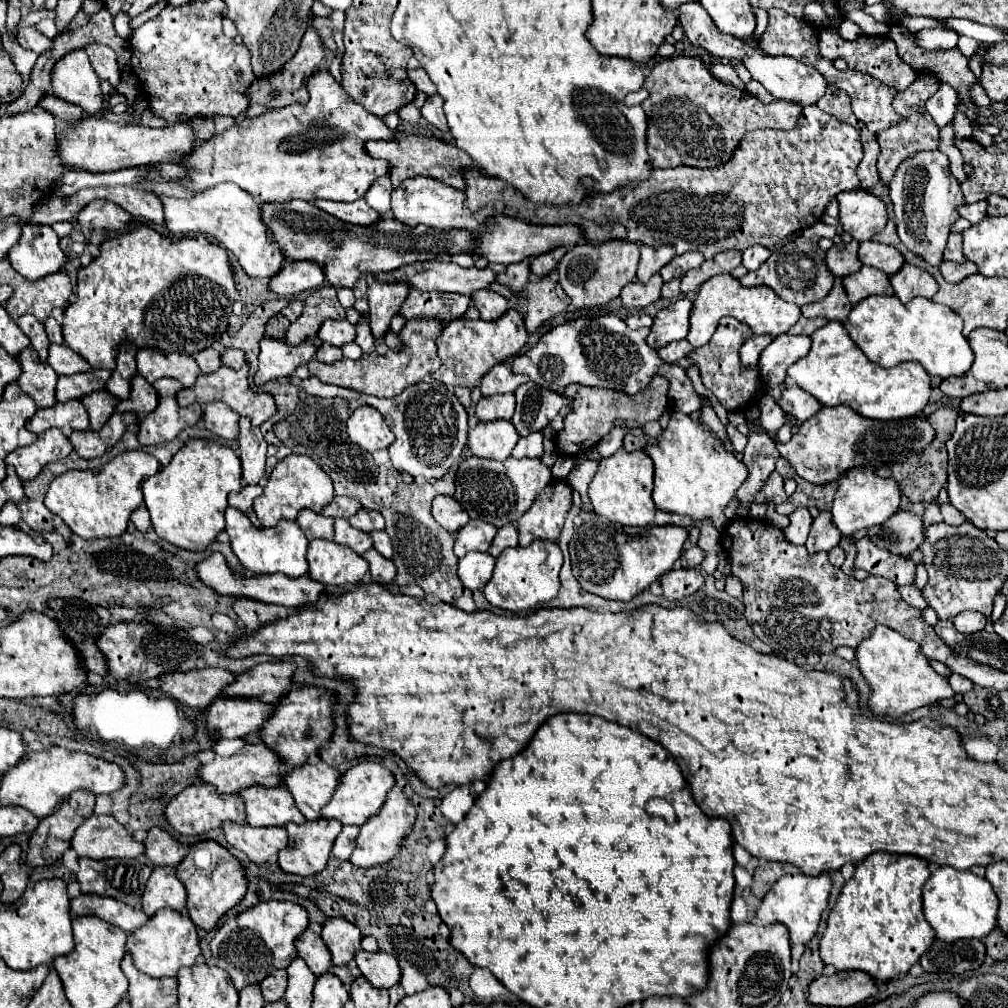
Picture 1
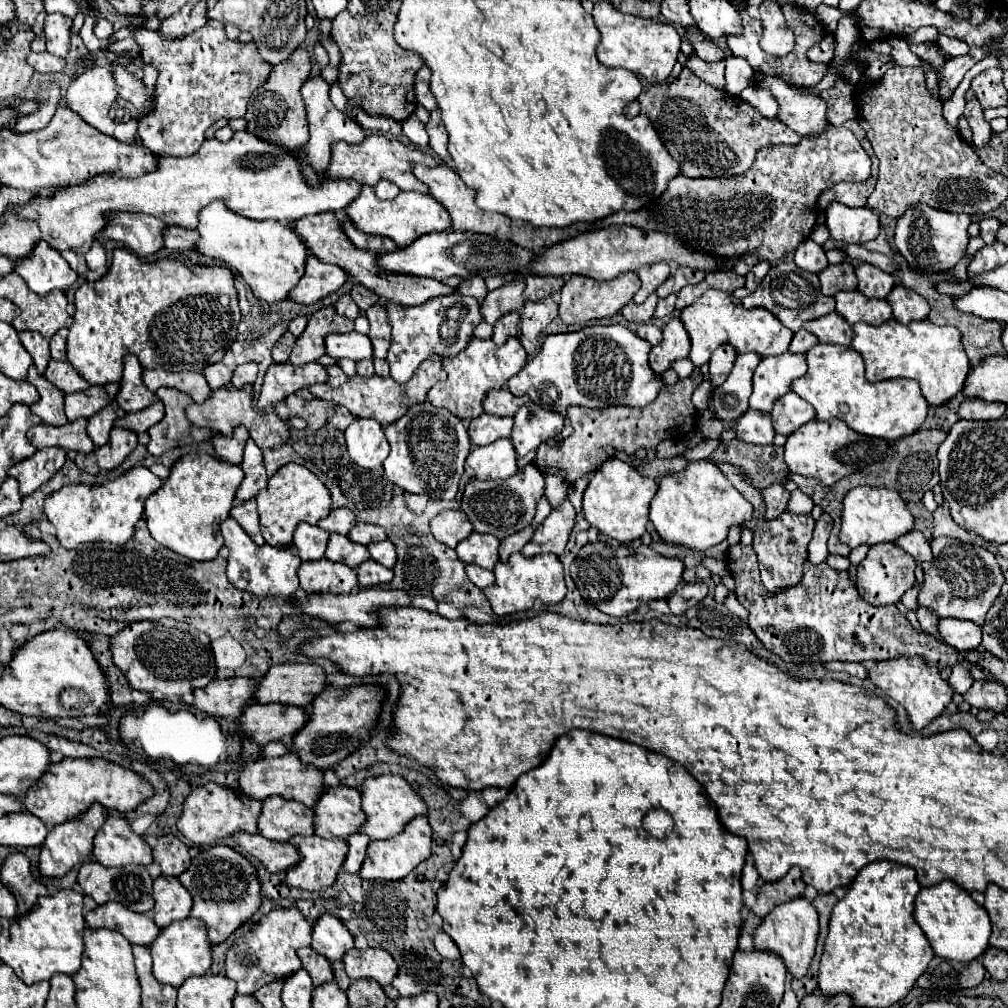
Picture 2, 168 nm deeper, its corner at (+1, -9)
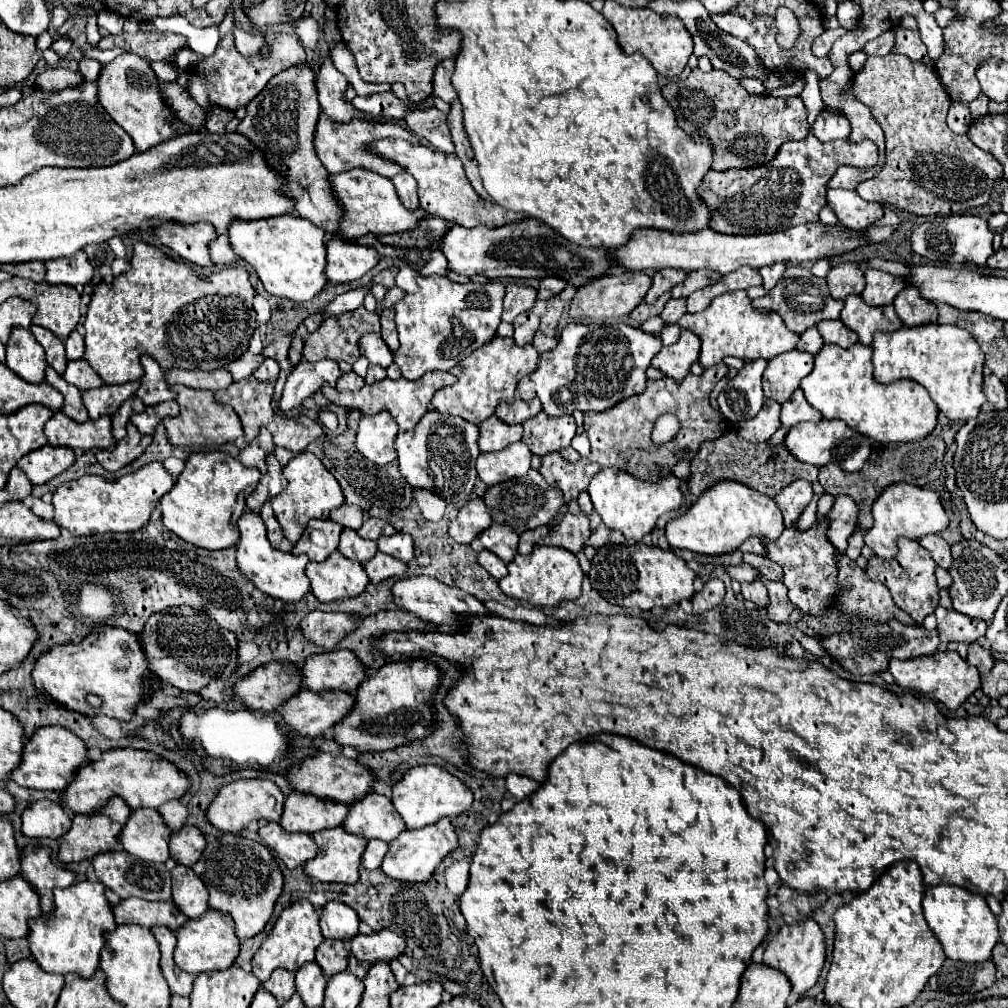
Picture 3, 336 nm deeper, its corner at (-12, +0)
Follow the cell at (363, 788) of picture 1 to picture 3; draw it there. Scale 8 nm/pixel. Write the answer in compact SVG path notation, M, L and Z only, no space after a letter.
M416 765L404 773L404 777L392 787L392 803L400 813L408 829L420 829L428 823L436 823L442 817L456 817L472 805L470 789L436 765Z

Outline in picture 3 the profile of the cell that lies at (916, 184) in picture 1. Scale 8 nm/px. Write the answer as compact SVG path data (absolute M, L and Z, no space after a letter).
M942 215L938 219L928 219L918 225L910 237L912 249L934 261L938 265L956 265L956 263L976 263L984 265L986 259L994 253L992 249L992 231L988 229L986 219L978 215Z

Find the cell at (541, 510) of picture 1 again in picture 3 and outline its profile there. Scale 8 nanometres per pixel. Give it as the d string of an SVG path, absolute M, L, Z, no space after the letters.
M566 513L562 521L550 529L550 535L540 539L540 545L554 545L554 547L562 547L572 553L578 553L588 541L590 533L592 531L588 525L588 517L584 513L578 513L578 515Z

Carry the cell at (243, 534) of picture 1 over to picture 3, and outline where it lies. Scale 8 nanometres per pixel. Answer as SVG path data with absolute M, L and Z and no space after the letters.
M244 511L238 519L238 529L240 529L240 541L236 545L238 549L236 559L238 559L240 571L266 595L272 595L282 601L302 599L306 595L306 585L310 583L304 571L308 563L306 555L294 555L294 553L284 553L284 551L274 549L266 537L266 527L258 513Z

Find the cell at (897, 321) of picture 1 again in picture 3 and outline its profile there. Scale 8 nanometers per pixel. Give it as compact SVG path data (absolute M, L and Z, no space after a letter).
M924 323L922 327L902 327L892 333L878 333L872 341L872 361L874 361L874 377L880 383L890 383L902 377L914 379L922 387L928 389L930 397L936 401L938 409L950 419L950 421L968 421L978 415L980 405L986 401L982 395L982 365L984 355L978 347L976 339L968 335L966 329L956 325L940 325L940 323Z

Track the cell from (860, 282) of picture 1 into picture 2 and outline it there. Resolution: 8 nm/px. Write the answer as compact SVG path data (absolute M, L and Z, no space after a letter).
M857 290L839 292L835 300L837 300L837 314L843 316L851 326L857 322L881 326L891 318L891 308L885 300L865 300Z

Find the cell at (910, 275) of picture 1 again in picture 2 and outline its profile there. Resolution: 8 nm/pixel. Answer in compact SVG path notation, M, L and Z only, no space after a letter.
M895 286L885 300L893 308L893 318L901 324L909 324L913 320L925 320L929 314L927 300L905 286Z

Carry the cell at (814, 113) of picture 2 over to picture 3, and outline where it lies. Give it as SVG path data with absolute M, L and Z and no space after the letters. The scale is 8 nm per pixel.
M824 109L822 113L818 113L812 129L814 129L814 135L820 141L848 139L848 135L850 135L850 121L842 113L830 115L830 111Z

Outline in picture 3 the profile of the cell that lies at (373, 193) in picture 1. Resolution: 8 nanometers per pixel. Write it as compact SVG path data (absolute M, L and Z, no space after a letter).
M406 173L392 177L392 183L396 185L396 191L398 191L402 203L406 207L414 209L418 205L418 183L414 183L414 179L410 179L410 175L406 175Z

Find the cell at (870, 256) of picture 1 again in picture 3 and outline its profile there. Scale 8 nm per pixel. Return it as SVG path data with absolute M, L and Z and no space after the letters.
M866 269L866 289L862 297L870 305L890 305L894 297L906 287L900 277L880 271L880 269Z

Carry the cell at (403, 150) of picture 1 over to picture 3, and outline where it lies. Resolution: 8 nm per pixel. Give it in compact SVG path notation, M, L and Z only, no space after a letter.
M320 115L314 145L318 159L322 161L322 165L330 175L344 173L350 169L368 169L376 171L382 177L394 177L402 173L400 167L394 167L394 163L386 163L386 159L378 159L378 155L370 155L370 151L366 151L366 143L374 143L374 139L388 139L388 137L400 137L406 139L408 143L420 143L416 135L412 135L408 129L404 129L398 123L372 123L364 119L352 119L350 123L332 123L326 115Z

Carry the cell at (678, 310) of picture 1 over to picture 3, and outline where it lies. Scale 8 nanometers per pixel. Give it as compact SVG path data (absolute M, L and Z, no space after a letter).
M682 329L680 339L674 345L662 347L660 353L652 359L652 367L660 369L666 377L674 377L676 381L684 379L690 371L690 365L700 355L700 339L692 333Z

